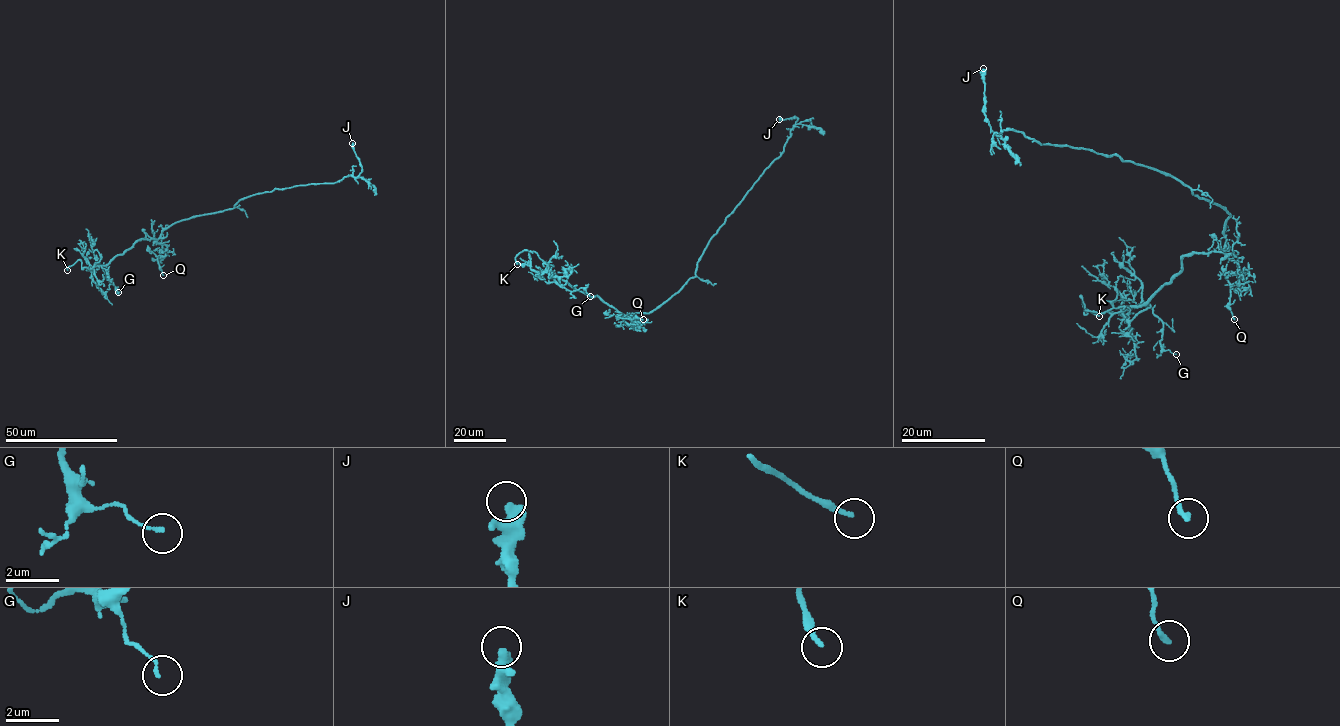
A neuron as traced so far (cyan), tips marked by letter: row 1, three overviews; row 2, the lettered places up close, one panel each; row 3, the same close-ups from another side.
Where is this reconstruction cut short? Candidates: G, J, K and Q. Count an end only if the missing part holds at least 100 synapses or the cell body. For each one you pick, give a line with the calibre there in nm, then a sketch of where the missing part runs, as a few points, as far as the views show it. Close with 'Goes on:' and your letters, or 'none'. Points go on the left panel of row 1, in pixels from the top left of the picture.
K: Thickness 200 nm
Goes on: K

